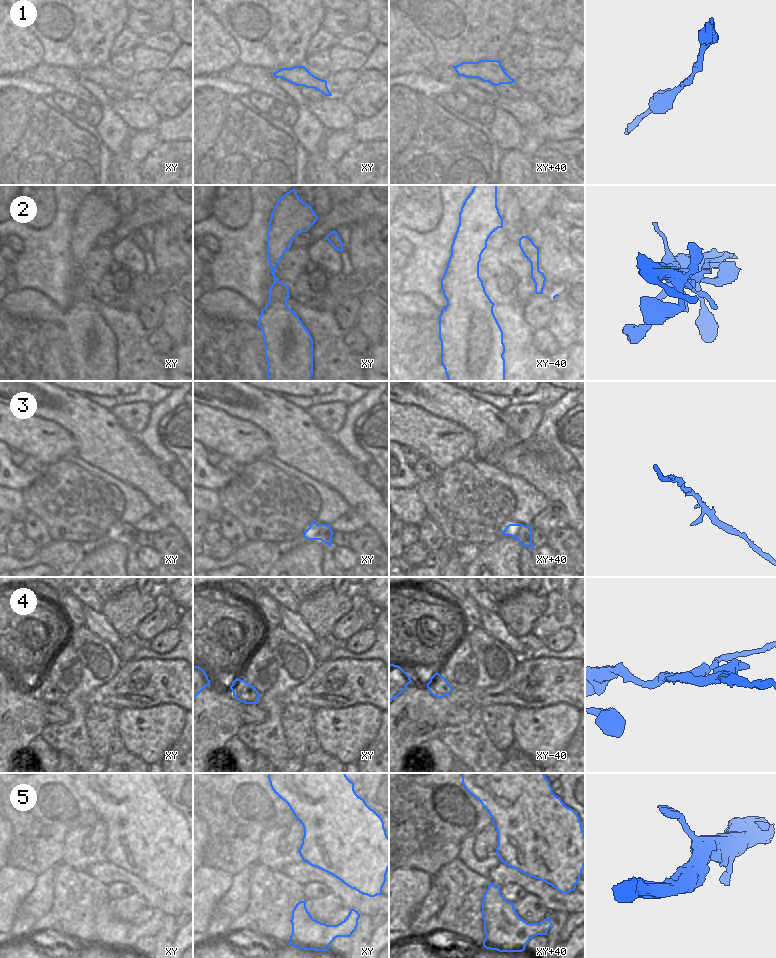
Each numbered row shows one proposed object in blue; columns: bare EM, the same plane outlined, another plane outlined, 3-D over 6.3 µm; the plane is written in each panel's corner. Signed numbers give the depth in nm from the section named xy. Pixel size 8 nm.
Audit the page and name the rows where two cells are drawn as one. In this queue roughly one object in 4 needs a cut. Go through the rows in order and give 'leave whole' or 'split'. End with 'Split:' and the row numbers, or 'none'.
1: leave whole
2: split
3: leave whole
4: split
5: leave whole
Split: 2, 4

